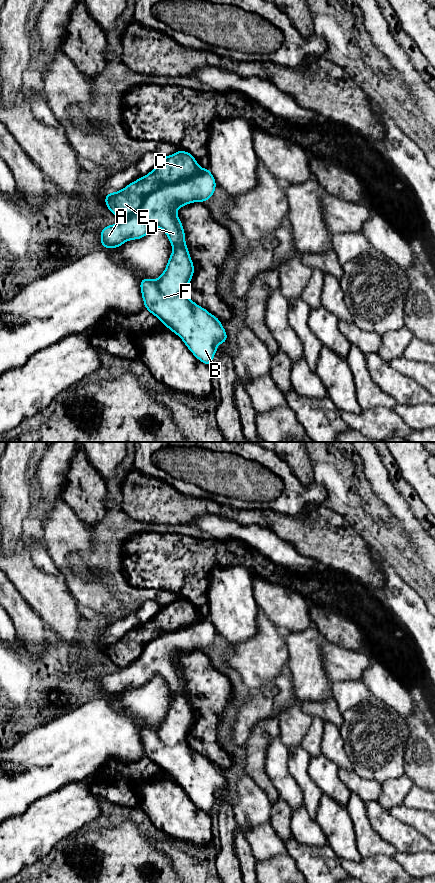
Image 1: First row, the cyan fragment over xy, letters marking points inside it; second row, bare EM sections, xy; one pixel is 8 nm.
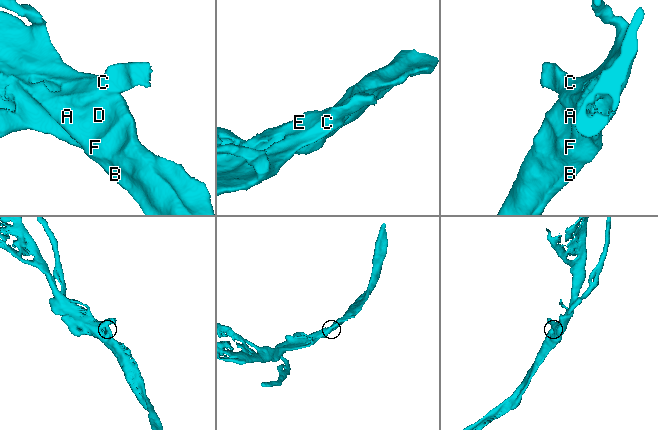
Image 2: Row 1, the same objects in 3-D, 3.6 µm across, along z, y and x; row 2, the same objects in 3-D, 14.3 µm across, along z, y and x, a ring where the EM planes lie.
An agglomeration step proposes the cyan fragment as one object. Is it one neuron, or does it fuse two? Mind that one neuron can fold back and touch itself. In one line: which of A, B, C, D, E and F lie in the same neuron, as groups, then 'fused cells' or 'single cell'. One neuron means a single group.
A B D F / C E | fused cells

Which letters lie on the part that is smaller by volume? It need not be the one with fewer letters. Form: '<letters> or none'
C, E

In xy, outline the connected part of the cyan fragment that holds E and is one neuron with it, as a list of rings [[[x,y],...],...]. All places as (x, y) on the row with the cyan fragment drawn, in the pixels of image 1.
[[[178,150],[173,155],[163,157],[146,176],[128,184],[118,192],[107,193],[104,201],[119,220],[125,220],[140,209],[150,192],[157,190],[160,186],[197,175],[202,170],[193,155]]]

